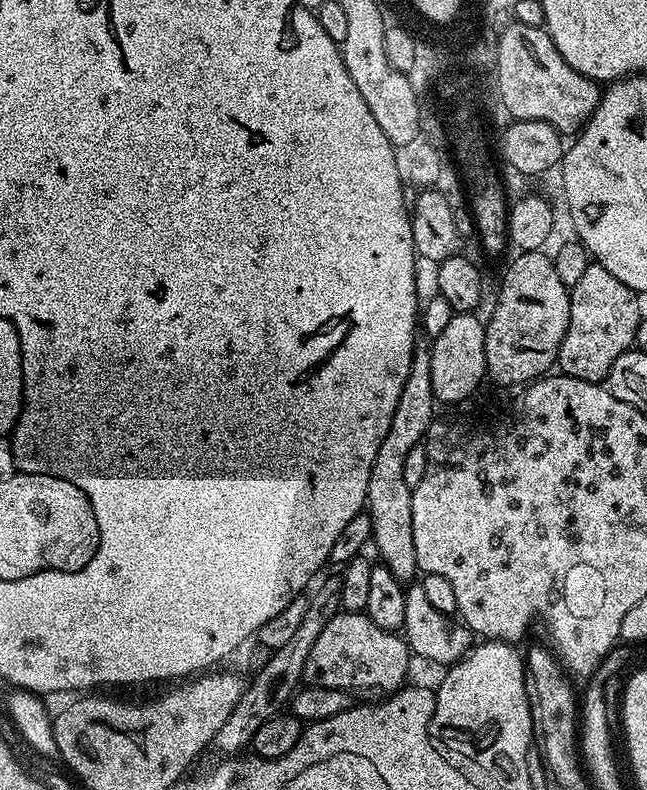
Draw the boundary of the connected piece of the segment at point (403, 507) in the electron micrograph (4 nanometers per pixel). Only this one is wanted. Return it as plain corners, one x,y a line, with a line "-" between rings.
424,346
417,347
412,355
410,374
406,374
406,386
402,386
402,398
398,398
398,410
394,410
390,430
386,430
386,438
382,438
378,454
374,454
374,466
370,466
366,515
372,519
371,543
374,548
376,544
379,563
385,564
390,574
401,582
415,581
418,576
414,554
413,488
406,486
406,457
428,435
428,427
437,415
434,382
430,382
431,357
431,351

